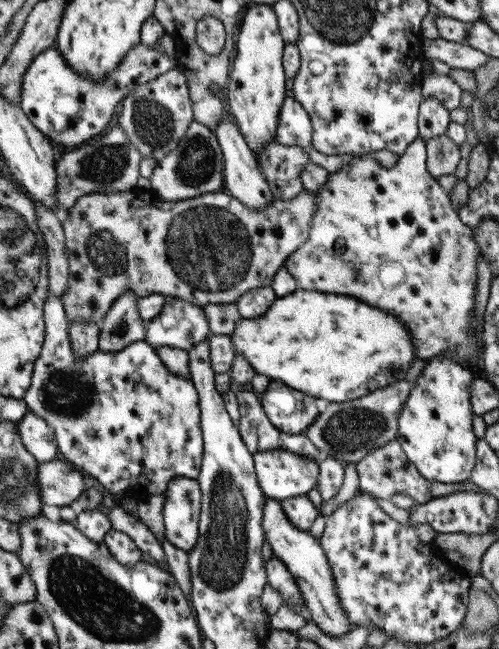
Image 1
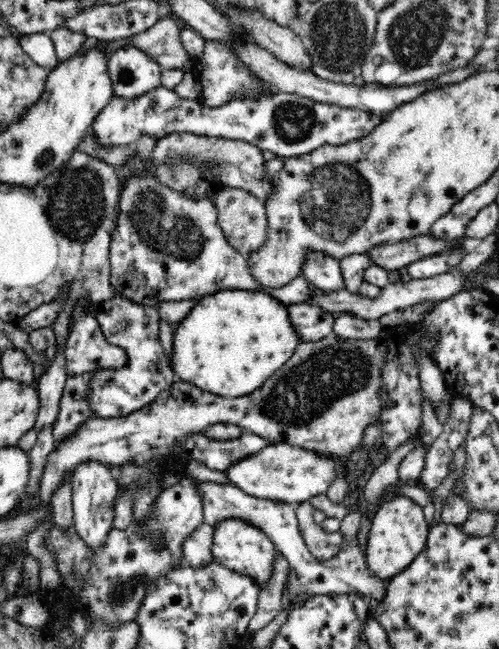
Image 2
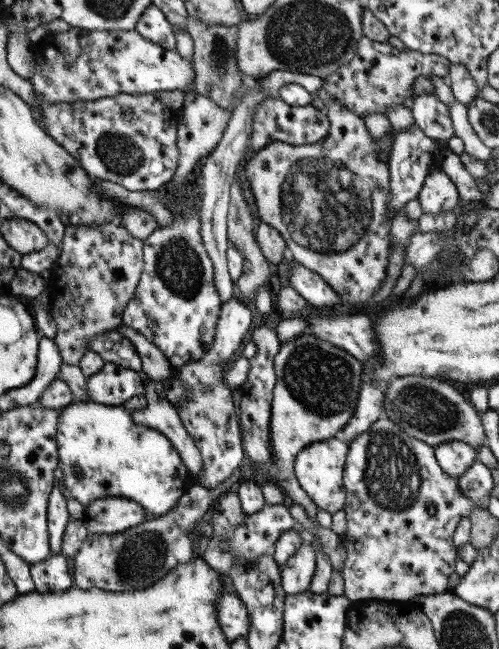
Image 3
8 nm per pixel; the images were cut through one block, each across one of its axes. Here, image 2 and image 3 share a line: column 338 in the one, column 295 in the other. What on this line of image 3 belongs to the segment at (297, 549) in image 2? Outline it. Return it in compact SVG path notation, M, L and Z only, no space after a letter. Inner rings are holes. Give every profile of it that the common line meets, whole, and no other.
M307 542L301 543L280 568L282 591L286 595L307 591L315 565L312 546Z

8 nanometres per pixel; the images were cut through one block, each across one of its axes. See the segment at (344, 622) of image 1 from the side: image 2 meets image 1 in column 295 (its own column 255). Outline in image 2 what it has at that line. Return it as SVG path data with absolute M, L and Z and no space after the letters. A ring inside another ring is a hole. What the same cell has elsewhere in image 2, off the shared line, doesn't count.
M224 520L214 526L213 558L226 568L251 580L259 590L266 588L275 567L275 544L259 528L242 520Z

